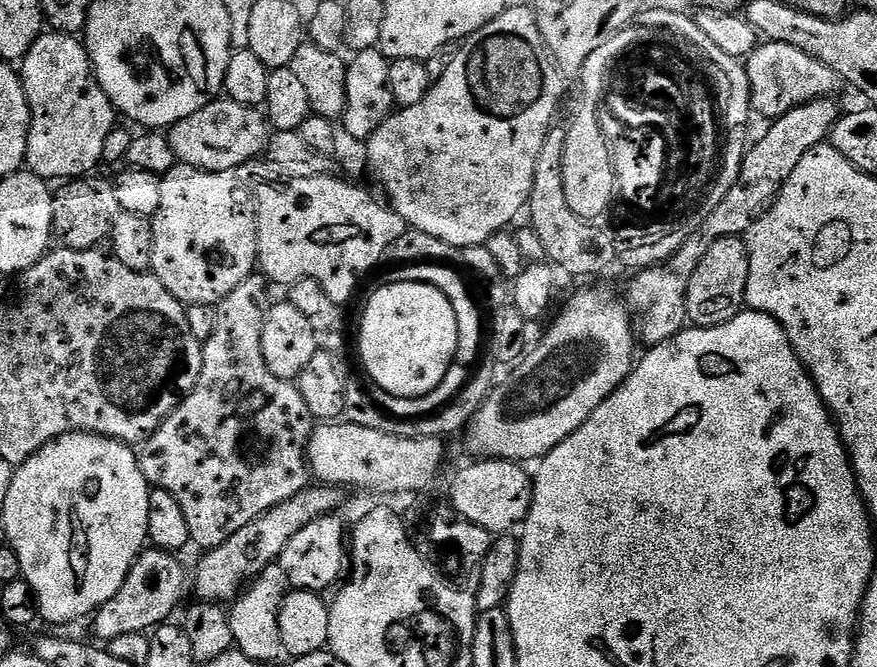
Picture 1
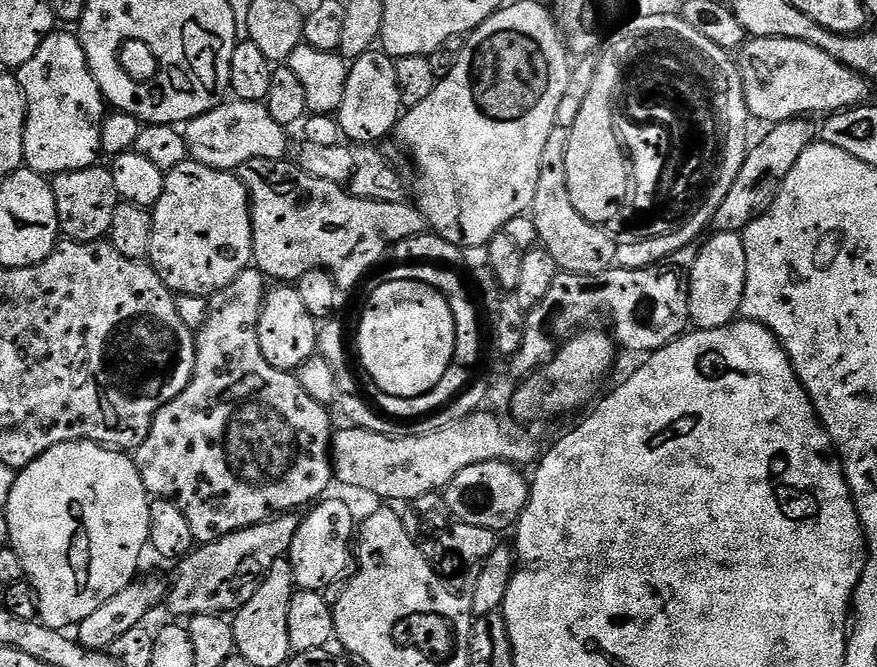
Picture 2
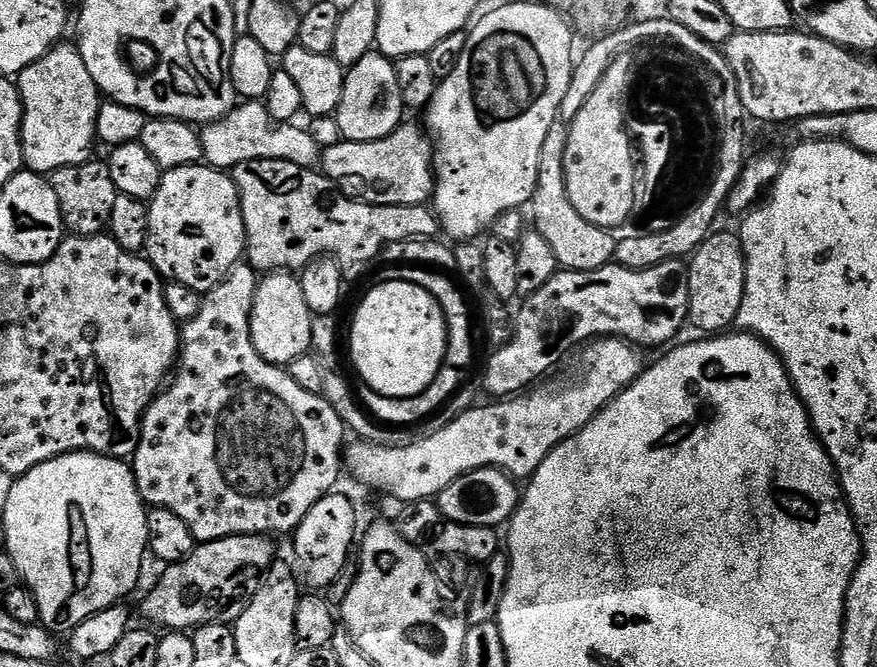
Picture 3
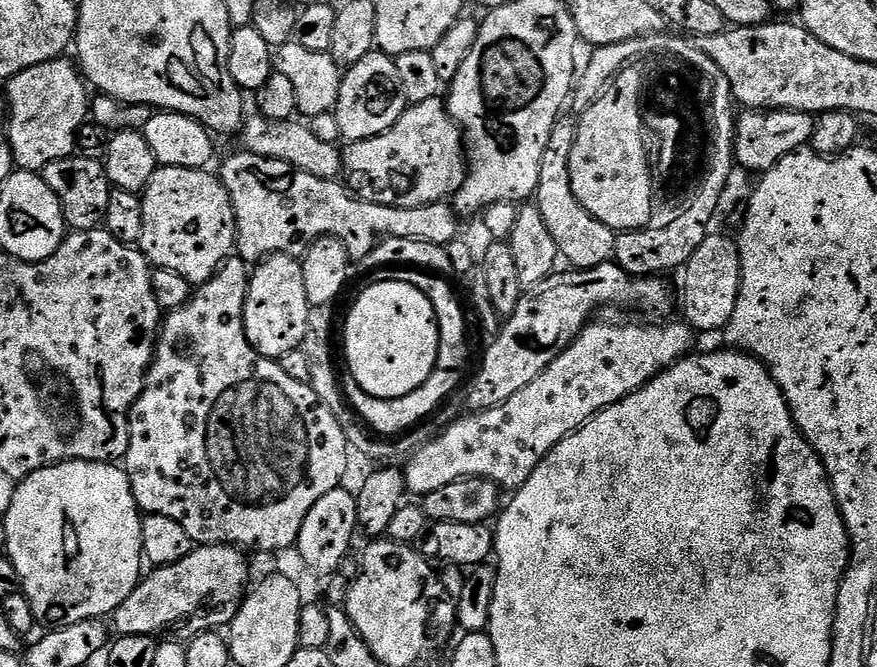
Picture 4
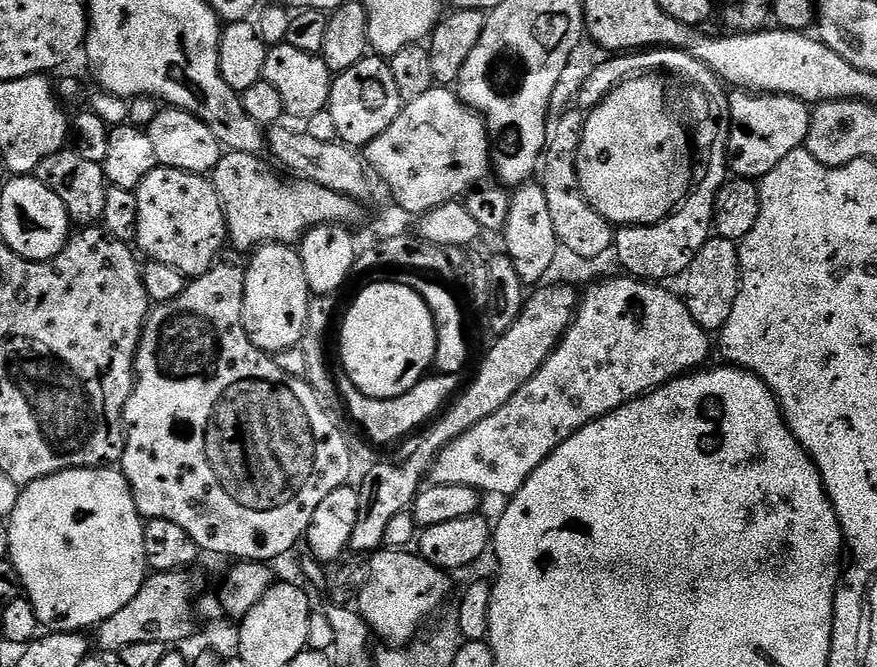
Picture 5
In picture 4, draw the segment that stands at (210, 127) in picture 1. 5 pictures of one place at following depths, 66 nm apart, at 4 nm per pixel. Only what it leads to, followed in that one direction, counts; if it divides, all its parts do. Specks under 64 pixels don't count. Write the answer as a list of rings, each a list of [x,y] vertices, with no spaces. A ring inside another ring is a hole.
[[[259,114],[249,115],[244,121],[238,139],[244,143],[241,145],[245,152],[281,160],[323,180],[336,180],[342,172],[341,149],[330,142],[322,142],[322,138],[318,138],[318,134],[314,134],[307,123],[299,124],[299,122],[304,123],[296,118],[271,120]]]

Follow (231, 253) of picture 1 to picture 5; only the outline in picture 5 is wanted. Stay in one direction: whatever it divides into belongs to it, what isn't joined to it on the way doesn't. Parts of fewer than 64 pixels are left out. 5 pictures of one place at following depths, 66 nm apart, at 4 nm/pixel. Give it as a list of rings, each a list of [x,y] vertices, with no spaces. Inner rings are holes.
[[[157,167],[146,174],[146,178],[135,189],[138,198],[138,230],[135,247],[145,252],[148,260],[166,262],[166,266],[174,266],[185,278],[195,278],[206,274],[217,263],[220,251],[228,240],[228,227],[222,210],[222,202],[216,193],[216,187],[207,175],[194,172],[183,172],[177,168]]]

